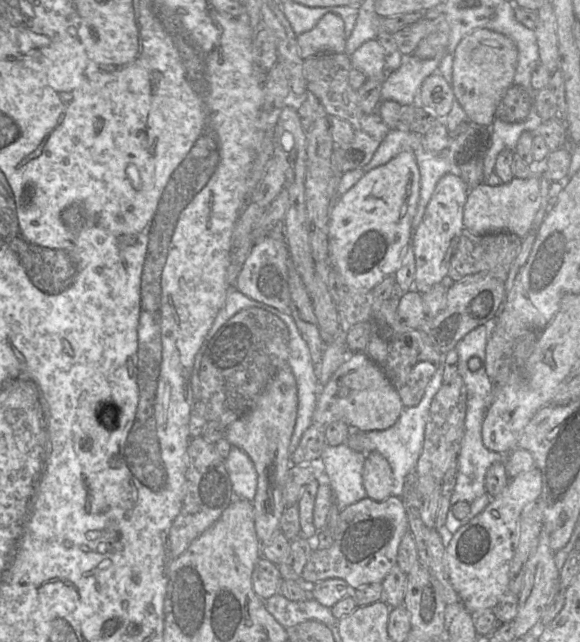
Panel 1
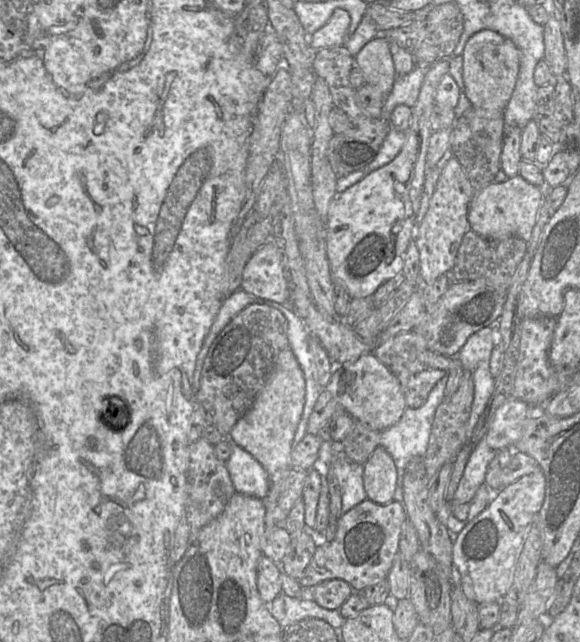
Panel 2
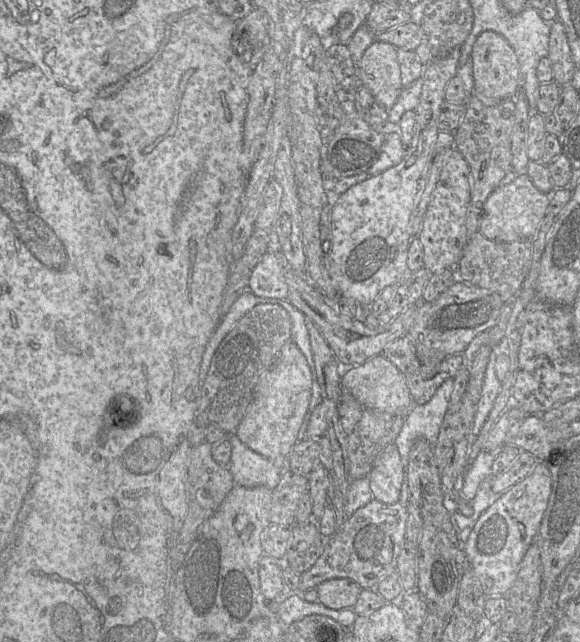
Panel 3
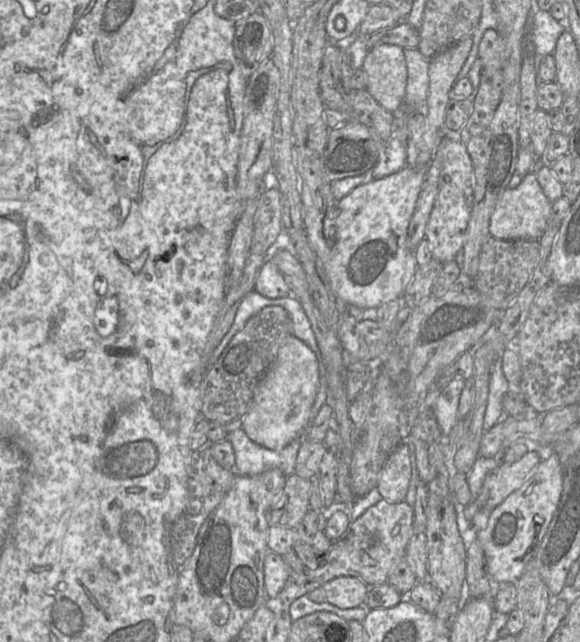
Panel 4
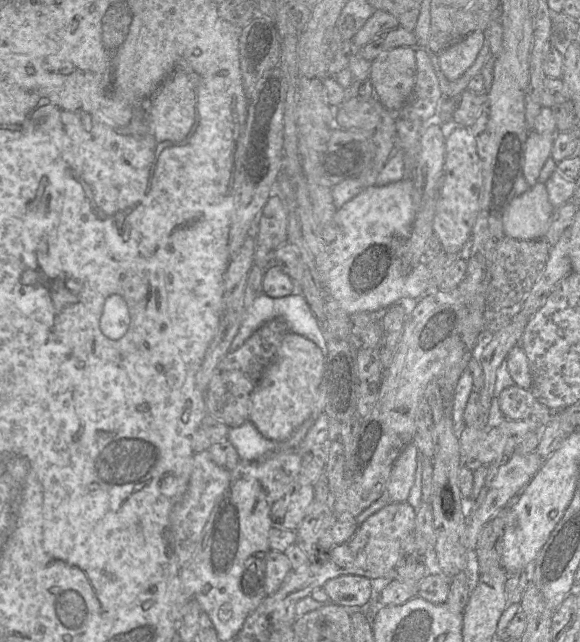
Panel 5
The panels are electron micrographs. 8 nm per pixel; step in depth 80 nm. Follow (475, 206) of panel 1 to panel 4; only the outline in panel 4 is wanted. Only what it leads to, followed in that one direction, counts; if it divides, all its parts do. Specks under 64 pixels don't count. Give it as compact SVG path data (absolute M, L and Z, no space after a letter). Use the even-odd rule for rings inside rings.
M536 172L528 173L516 188L507 188L497 199L489 223L490 236L509 241L538 240L550 221L551 205L538 183Z

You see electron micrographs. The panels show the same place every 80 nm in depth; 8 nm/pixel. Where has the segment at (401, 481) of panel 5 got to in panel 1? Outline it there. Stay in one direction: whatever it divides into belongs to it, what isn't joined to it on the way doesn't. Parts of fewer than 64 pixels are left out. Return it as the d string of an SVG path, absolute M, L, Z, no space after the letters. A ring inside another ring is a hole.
M370 452L366 455L362 477L367 498L382 502L392 495L392 468L379 452Z

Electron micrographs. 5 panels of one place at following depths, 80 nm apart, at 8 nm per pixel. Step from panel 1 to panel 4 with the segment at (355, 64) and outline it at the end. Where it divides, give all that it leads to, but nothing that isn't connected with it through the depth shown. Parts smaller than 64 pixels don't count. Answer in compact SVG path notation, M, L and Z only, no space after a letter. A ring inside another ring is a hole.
M375 45L360 70L366 77L366 90L385 110L392 113L402 107L408 80L404 48Z

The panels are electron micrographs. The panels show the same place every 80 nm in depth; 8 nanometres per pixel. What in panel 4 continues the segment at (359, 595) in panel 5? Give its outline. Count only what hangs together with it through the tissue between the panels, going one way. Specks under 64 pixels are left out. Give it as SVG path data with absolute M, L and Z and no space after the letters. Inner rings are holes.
M341 576L322 586L326 602L341 608L356 608L365 603L368 586L359 578Z

